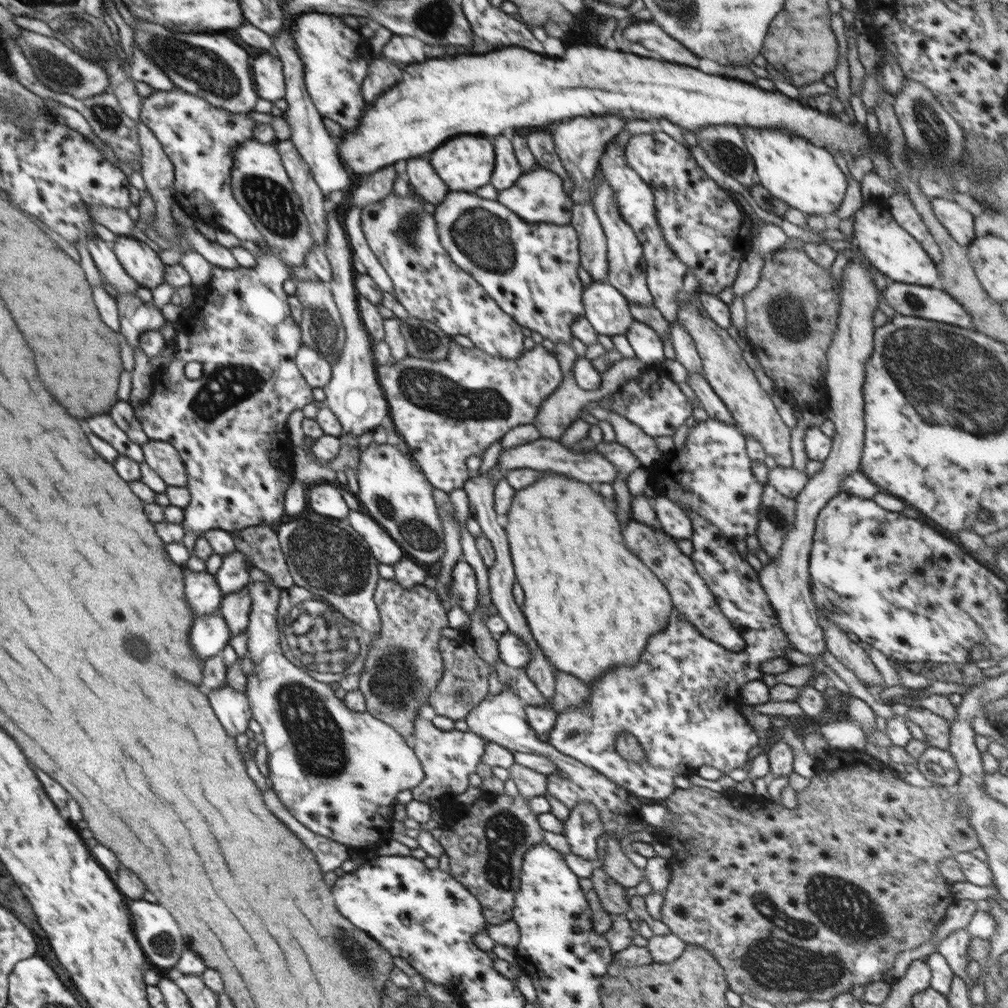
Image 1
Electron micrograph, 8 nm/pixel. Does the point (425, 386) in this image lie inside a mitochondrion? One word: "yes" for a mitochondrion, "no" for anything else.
yes

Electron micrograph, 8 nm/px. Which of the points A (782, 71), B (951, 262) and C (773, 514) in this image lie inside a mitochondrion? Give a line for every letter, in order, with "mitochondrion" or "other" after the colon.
A: other
B: other
C: mitochondrion

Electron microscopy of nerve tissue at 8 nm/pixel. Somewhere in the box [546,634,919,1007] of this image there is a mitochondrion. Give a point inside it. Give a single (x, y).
(788, 959)

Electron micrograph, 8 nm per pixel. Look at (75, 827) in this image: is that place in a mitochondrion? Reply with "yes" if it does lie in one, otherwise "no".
no

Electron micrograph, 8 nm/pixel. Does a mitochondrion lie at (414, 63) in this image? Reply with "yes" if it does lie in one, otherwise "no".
no

